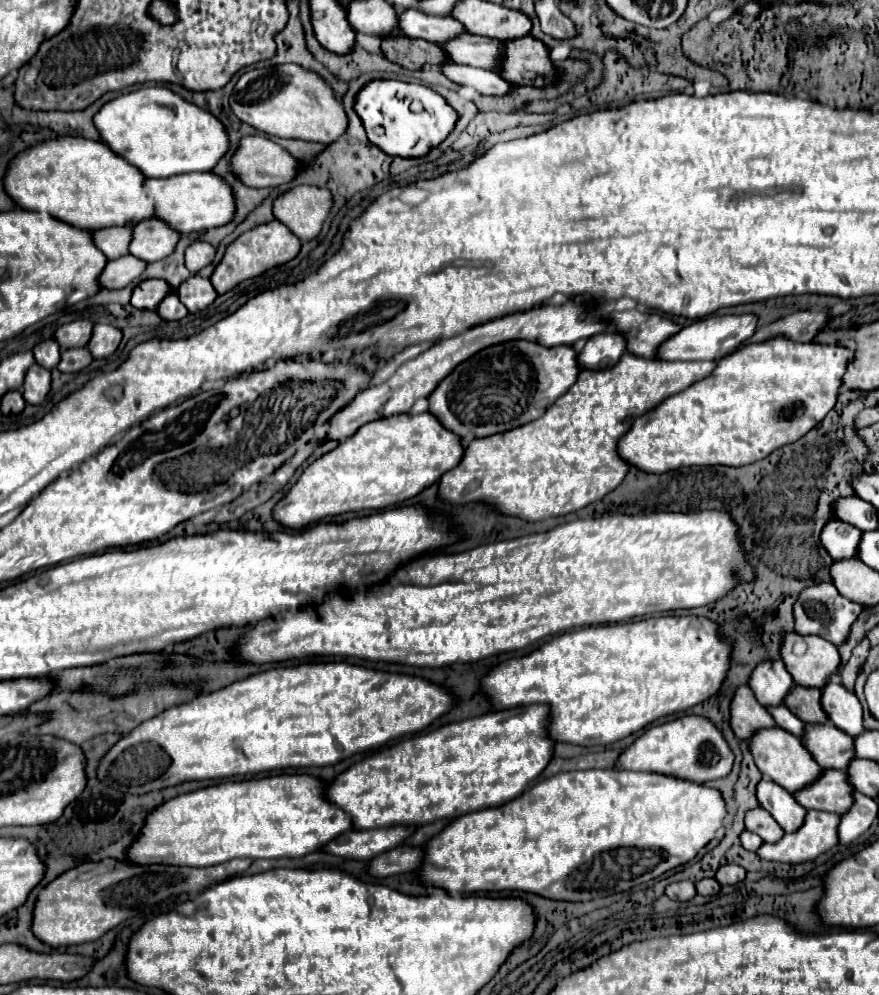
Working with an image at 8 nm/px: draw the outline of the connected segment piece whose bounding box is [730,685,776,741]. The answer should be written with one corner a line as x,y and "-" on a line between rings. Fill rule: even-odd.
740,685
740,689
734,691
732,705
730,705
730,727
736,737
746,741
756,729
776,725
772,715
766,711
764,705
760,705
750,691
748,685

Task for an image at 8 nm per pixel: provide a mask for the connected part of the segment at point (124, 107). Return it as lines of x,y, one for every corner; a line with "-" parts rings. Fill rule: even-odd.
144,87
132,93
124,93
100,107
94,115
94,125
104,145
108,145
118,157
140,169
144,177
172,177
180,173
210,171
218,159
228,151
228,135
224,125
210,113
204,111
166,87

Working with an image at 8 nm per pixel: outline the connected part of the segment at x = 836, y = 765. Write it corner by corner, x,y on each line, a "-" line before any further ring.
830,721
824,725
806,725
800,741
822,769
846,769
854,759
854,739

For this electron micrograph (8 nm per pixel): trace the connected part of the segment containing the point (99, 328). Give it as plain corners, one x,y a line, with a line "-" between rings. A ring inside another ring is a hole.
94,325
92,339
88,341
88,349
94,357
108,357
112,355
122,339
122,331
112,325

